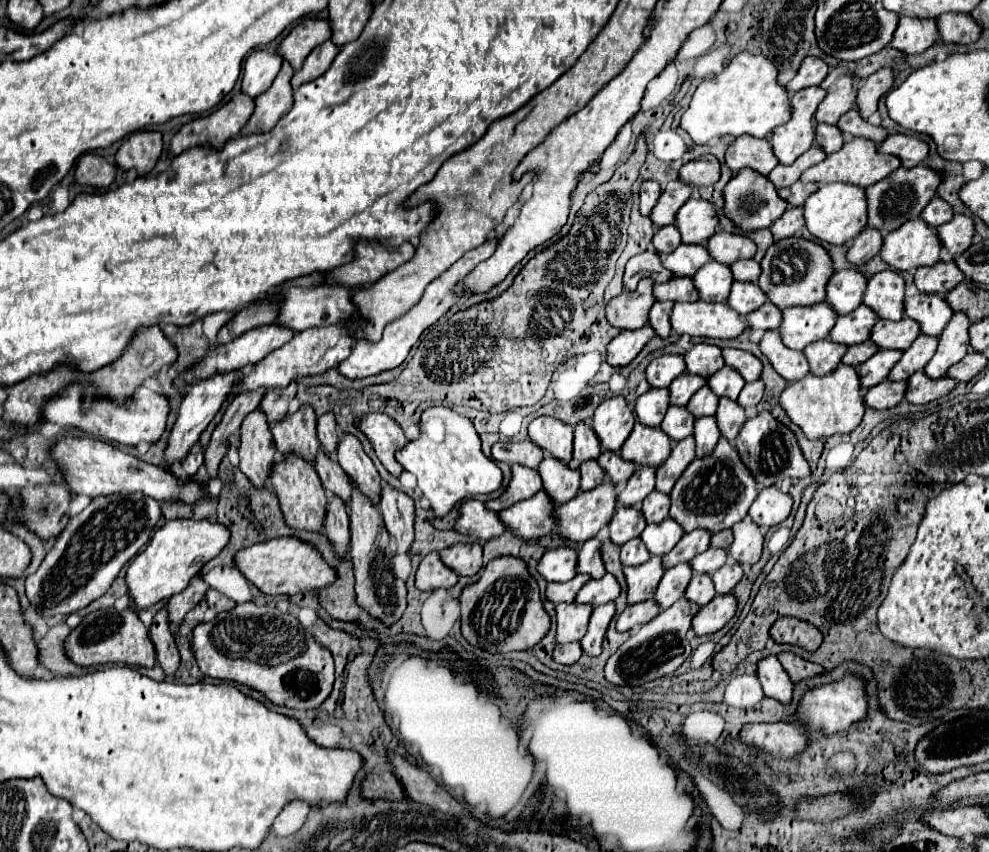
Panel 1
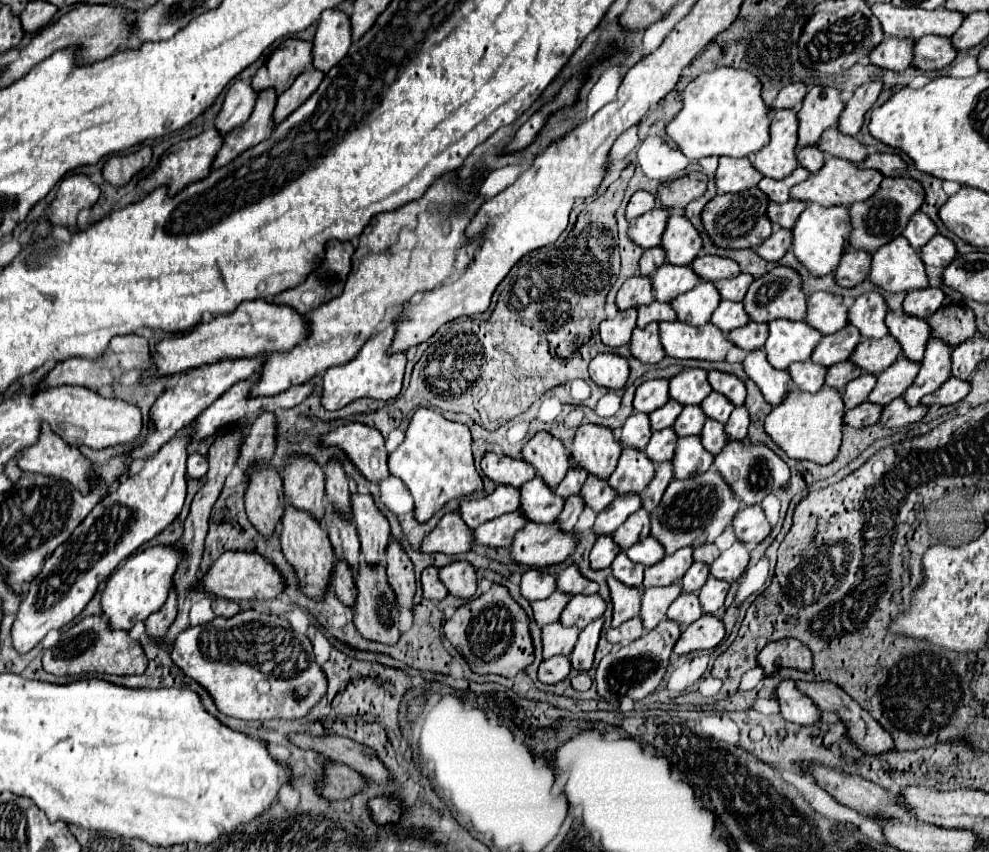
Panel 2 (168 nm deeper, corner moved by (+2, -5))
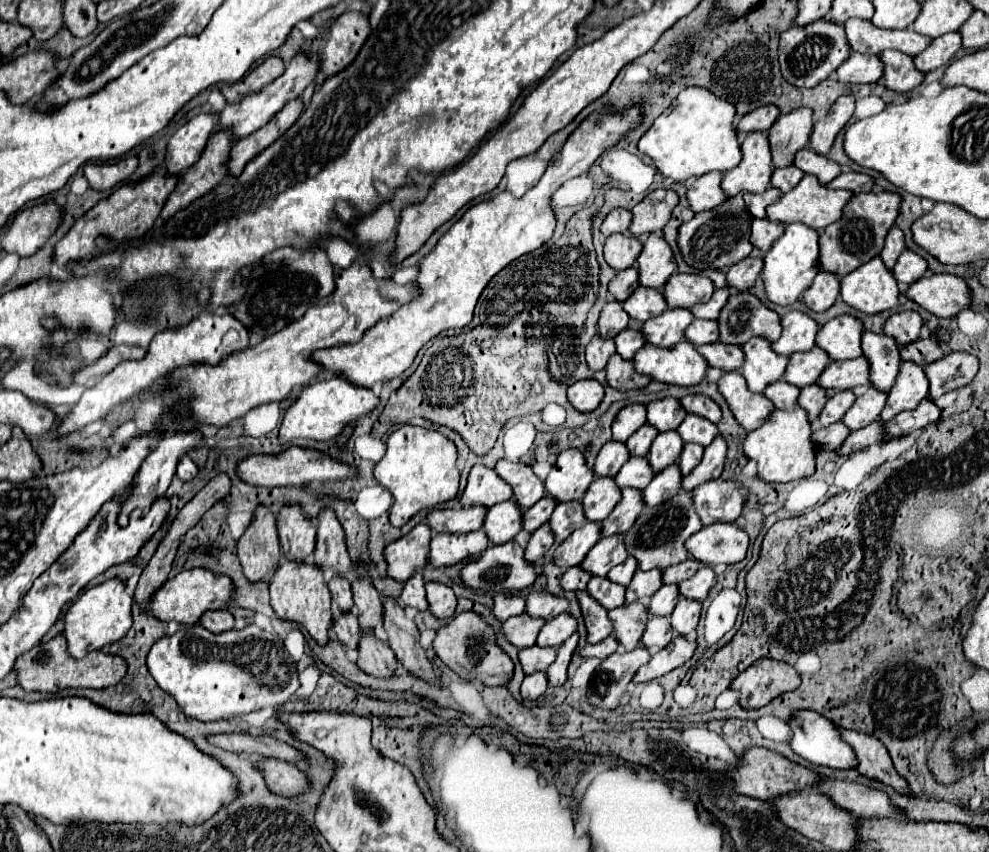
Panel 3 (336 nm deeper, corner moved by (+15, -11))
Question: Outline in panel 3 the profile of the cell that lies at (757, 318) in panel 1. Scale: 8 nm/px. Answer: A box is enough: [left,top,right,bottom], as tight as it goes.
[697,343,743,371]

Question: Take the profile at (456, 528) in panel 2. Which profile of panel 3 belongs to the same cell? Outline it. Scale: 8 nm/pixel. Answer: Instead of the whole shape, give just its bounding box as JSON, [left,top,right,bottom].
[383,523,431,581]

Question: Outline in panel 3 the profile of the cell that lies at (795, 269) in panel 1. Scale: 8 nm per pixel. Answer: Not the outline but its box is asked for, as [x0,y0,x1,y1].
[717,291,781,345]

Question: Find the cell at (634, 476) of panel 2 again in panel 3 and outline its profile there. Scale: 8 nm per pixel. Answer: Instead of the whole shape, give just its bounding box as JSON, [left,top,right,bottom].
[581,479,621,523]

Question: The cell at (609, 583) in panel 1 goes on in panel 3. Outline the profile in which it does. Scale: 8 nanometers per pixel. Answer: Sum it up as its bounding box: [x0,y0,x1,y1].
[537,613,577,647]

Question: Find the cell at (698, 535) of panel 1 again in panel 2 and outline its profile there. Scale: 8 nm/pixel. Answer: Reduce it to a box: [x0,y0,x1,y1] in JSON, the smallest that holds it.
[644,547,694,587]

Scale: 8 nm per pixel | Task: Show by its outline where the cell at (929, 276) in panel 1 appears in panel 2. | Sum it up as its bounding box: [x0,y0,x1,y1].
[904,287,944,317]

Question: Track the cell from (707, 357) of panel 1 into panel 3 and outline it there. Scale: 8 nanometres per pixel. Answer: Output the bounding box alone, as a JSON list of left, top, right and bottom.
[647,399,685,433]

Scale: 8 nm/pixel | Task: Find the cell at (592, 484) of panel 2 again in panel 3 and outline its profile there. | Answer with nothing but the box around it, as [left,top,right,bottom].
[547,501,585,543]

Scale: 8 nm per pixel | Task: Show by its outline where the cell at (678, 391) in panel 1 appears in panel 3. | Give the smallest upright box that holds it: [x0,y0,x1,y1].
[625,425,657,457]

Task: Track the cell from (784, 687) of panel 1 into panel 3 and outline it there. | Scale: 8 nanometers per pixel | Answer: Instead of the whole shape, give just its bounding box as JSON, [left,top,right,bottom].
[789,711,857,769]

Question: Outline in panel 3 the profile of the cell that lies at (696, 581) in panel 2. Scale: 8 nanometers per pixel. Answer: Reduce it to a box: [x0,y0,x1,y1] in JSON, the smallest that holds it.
[647,585,679,617]

